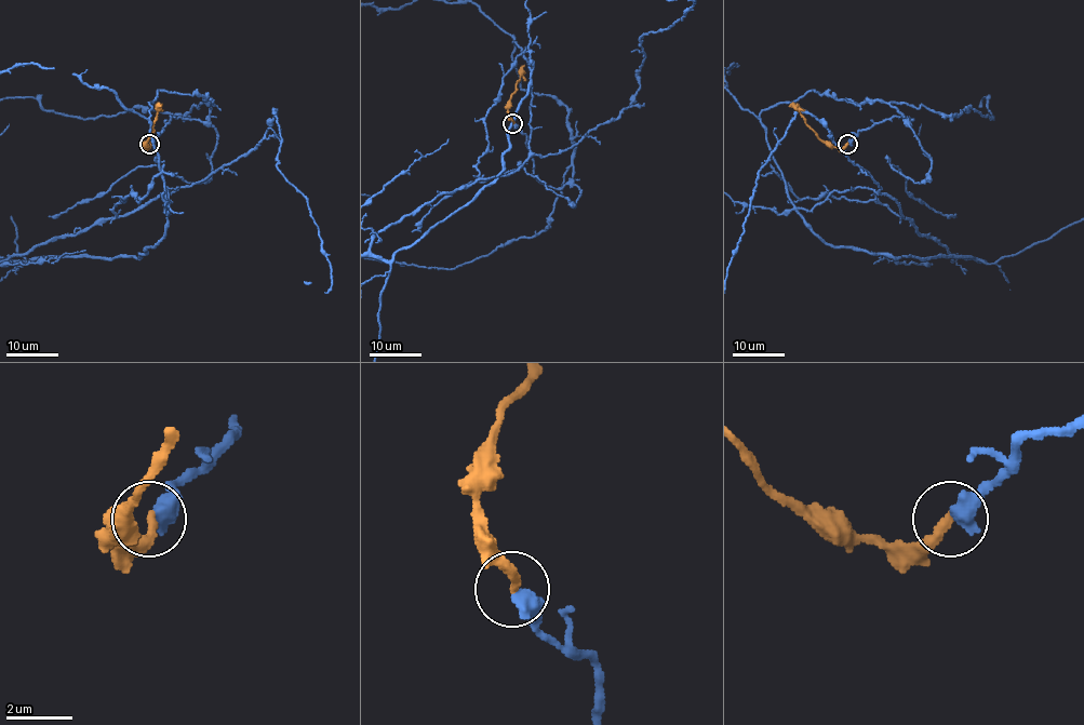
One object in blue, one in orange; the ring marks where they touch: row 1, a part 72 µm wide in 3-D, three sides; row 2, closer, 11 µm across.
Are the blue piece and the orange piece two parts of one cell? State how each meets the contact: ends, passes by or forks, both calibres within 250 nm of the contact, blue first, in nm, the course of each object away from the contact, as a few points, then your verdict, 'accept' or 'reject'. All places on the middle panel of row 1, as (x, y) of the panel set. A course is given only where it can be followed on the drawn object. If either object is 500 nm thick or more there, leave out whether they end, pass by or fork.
550 nm thick on the blue side, 300 nm on the other; blue runs (512, 123), (562, 188), (567, 109), (522, 89), (512, 36), (503, 172), (391, 262); orange runs (512, 123), (507, 103), (524, 65); accept

